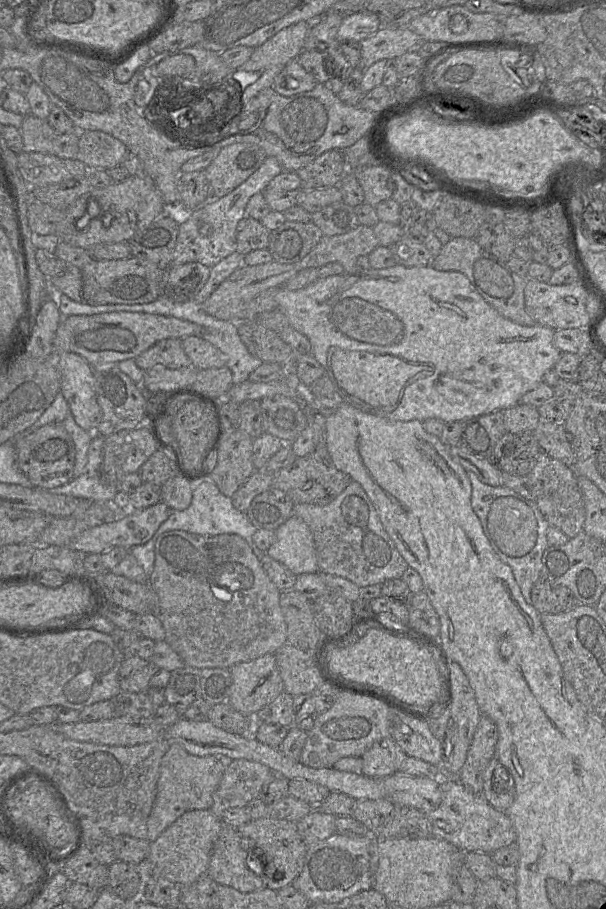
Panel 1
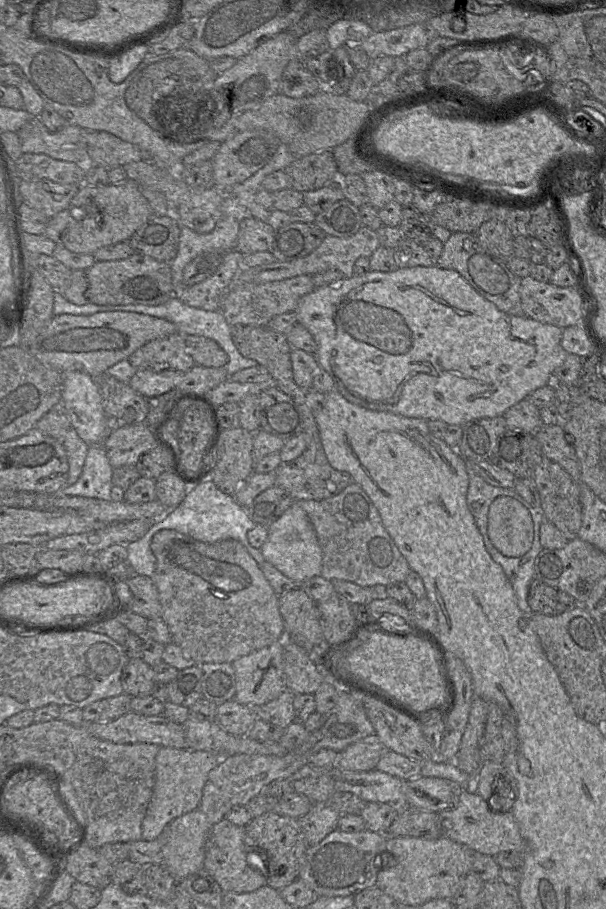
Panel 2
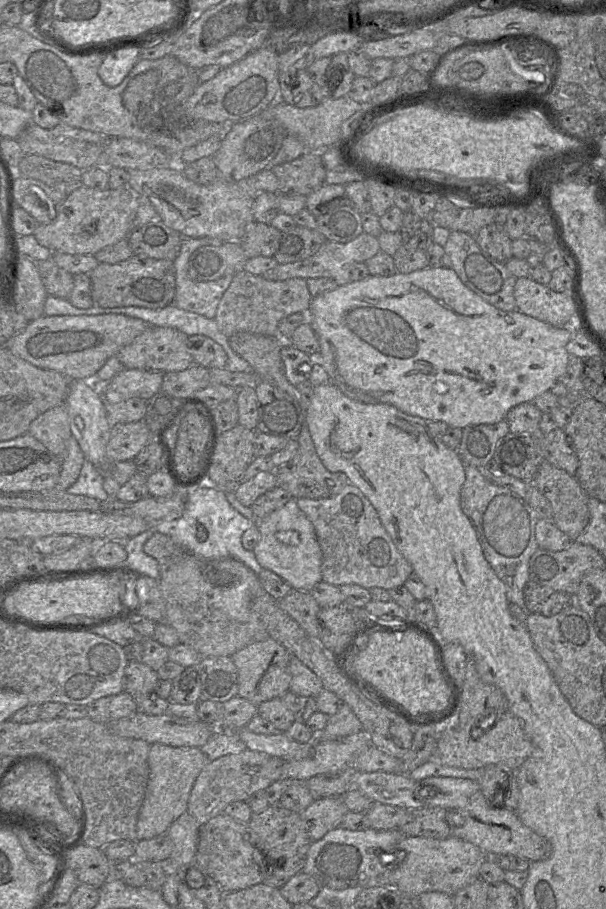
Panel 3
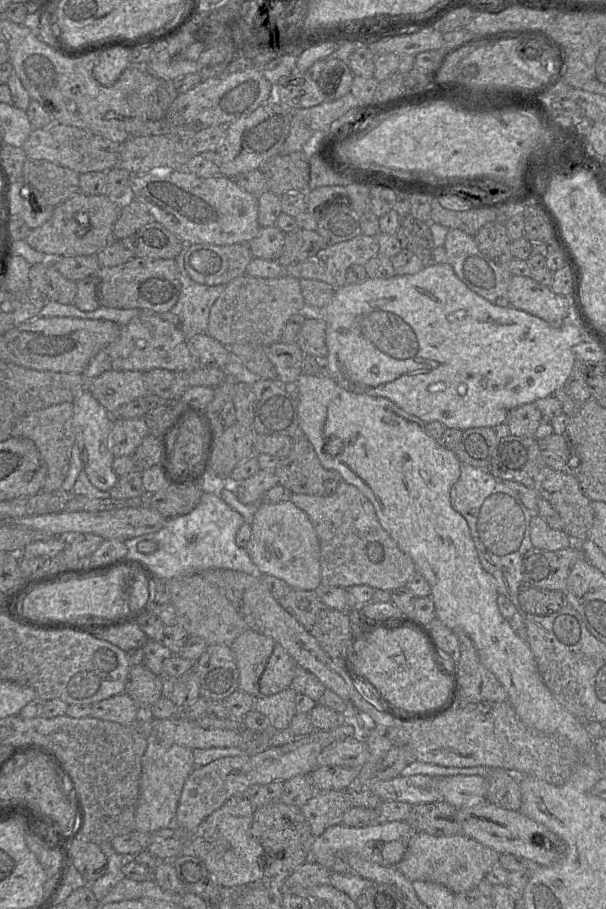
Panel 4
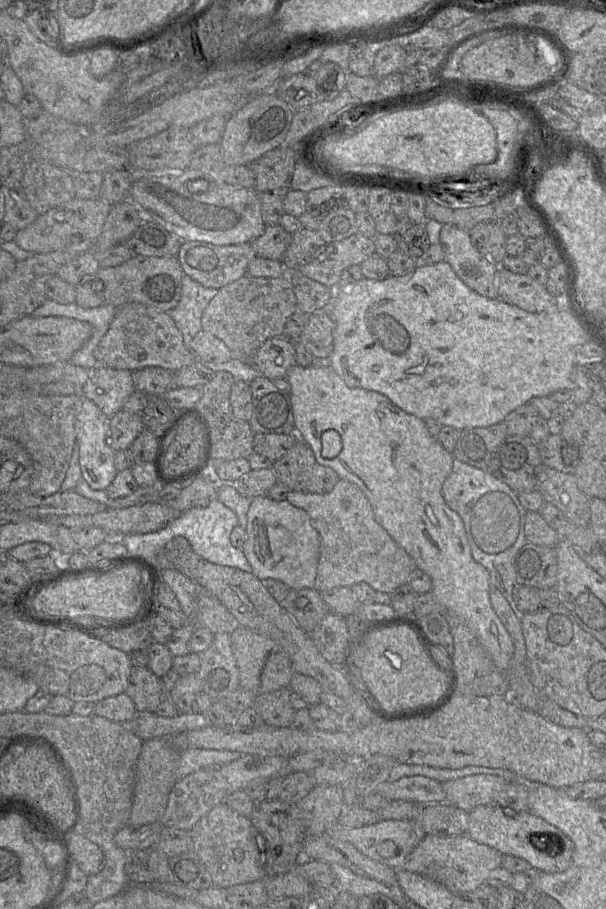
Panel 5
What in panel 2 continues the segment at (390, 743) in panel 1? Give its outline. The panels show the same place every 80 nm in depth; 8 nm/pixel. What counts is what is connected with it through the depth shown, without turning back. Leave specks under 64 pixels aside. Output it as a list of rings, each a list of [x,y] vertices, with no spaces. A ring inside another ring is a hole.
[[[374,733],[338,752],[332,766],[341,770],[373,770],[386,751],[385,745]]]

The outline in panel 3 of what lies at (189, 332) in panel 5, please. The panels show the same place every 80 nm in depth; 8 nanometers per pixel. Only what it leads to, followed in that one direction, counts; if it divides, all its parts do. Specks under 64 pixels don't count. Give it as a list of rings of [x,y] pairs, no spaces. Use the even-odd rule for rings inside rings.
[[[182,237],[179,253],[173,261],[176,282],[174,305],[176,307],[215,319],[218,305],[234,275],[225,275],[214,281],[195,282],[188,275],[188,261],[196,249],[224,242],[213,238]]]

